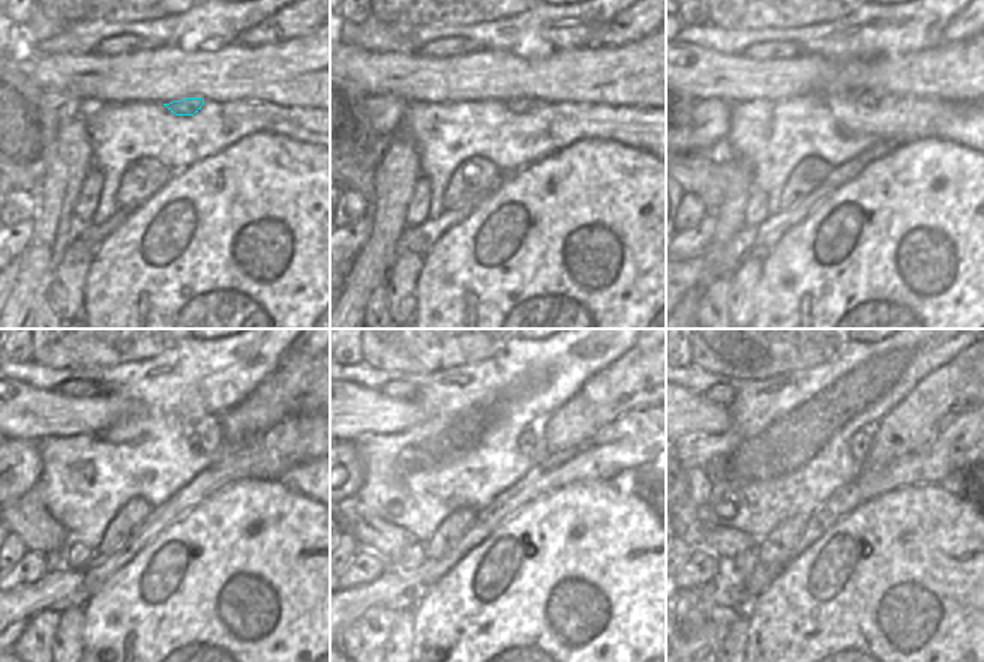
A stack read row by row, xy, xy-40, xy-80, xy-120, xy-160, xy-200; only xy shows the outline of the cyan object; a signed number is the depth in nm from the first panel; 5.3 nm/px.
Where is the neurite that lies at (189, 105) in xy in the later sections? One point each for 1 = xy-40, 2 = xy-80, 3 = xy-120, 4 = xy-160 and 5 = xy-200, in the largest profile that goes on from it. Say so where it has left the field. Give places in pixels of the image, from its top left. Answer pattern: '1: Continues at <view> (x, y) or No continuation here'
1: Continues at xy-40 (522, 105)
2: Continues at xy-80 (867, 99)
3: Continues at xy-120 (194, 439)
4: Continues at xy-160 (530, 445)
5: Continues at xy-200 (860, 443).

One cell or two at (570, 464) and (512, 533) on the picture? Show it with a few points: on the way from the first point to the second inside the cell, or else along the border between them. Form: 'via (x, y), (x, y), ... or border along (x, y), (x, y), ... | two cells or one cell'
border along (573, 482), (524, 505), (512, 515) | two cells

